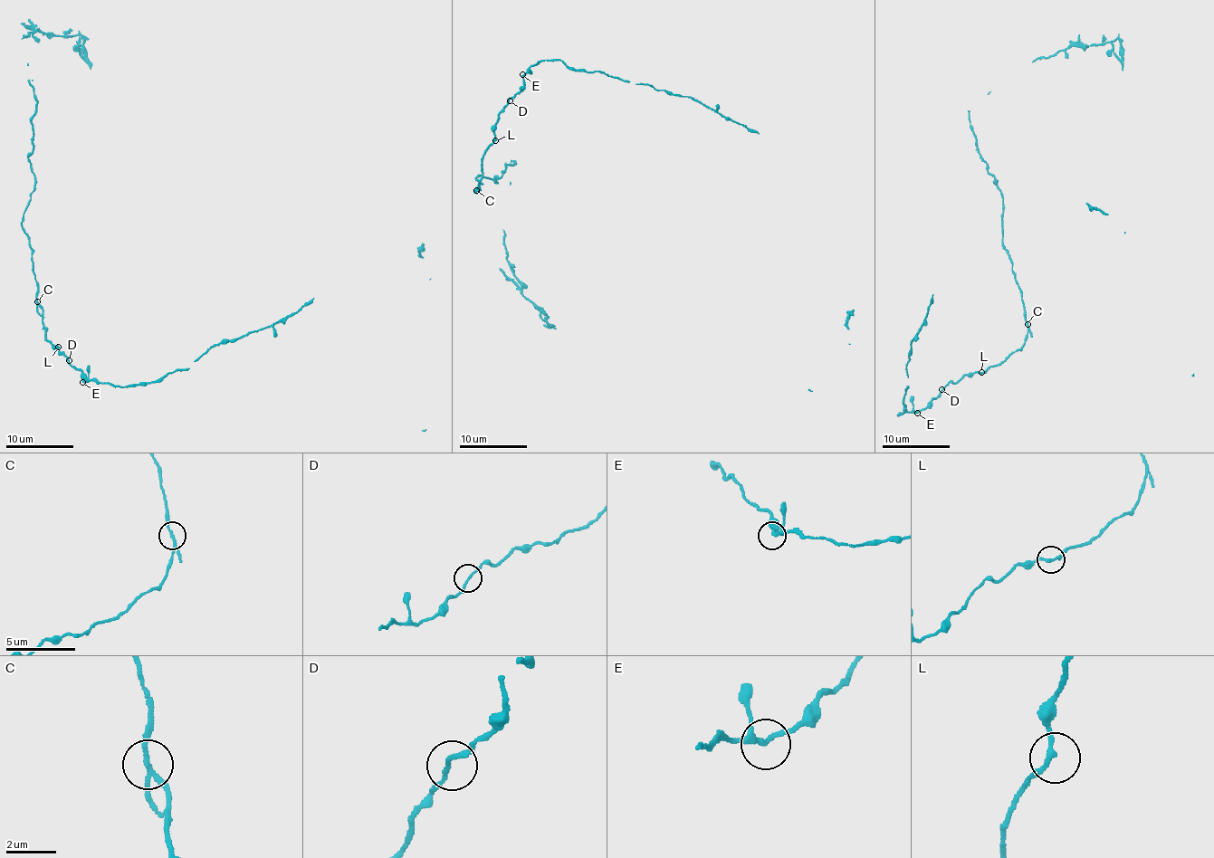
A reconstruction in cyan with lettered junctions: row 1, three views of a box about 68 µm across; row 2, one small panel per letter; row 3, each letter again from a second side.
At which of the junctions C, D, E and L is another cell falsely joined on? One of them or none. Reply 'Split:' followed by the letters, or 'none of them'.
Split: C

